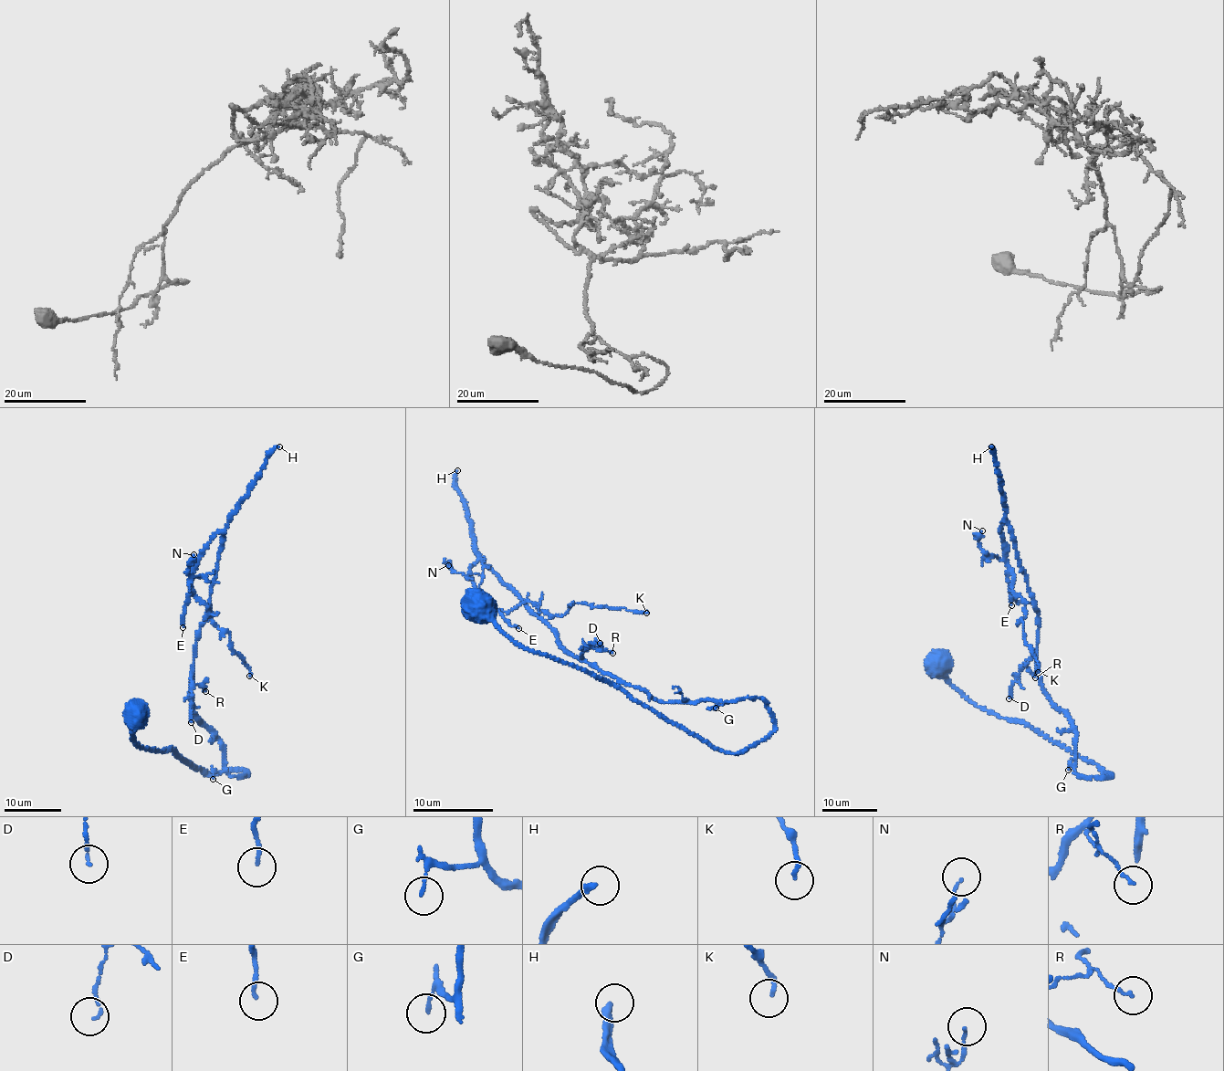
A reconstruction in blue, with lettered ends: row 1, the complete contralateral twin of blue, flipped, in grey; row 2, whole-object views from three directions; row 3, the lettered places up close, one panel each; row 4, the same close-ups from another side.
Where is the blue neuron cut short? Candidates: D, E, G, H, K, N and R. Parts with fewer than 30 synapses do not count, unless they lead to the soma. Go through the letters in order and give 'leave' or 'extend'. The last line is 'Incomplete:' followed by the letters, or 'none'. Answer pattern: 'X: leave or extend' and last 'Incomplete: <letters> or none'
D: leave
E: leave
G: leave
H: extend
K: leave
N: leave
R: leave
Incomplete: H

